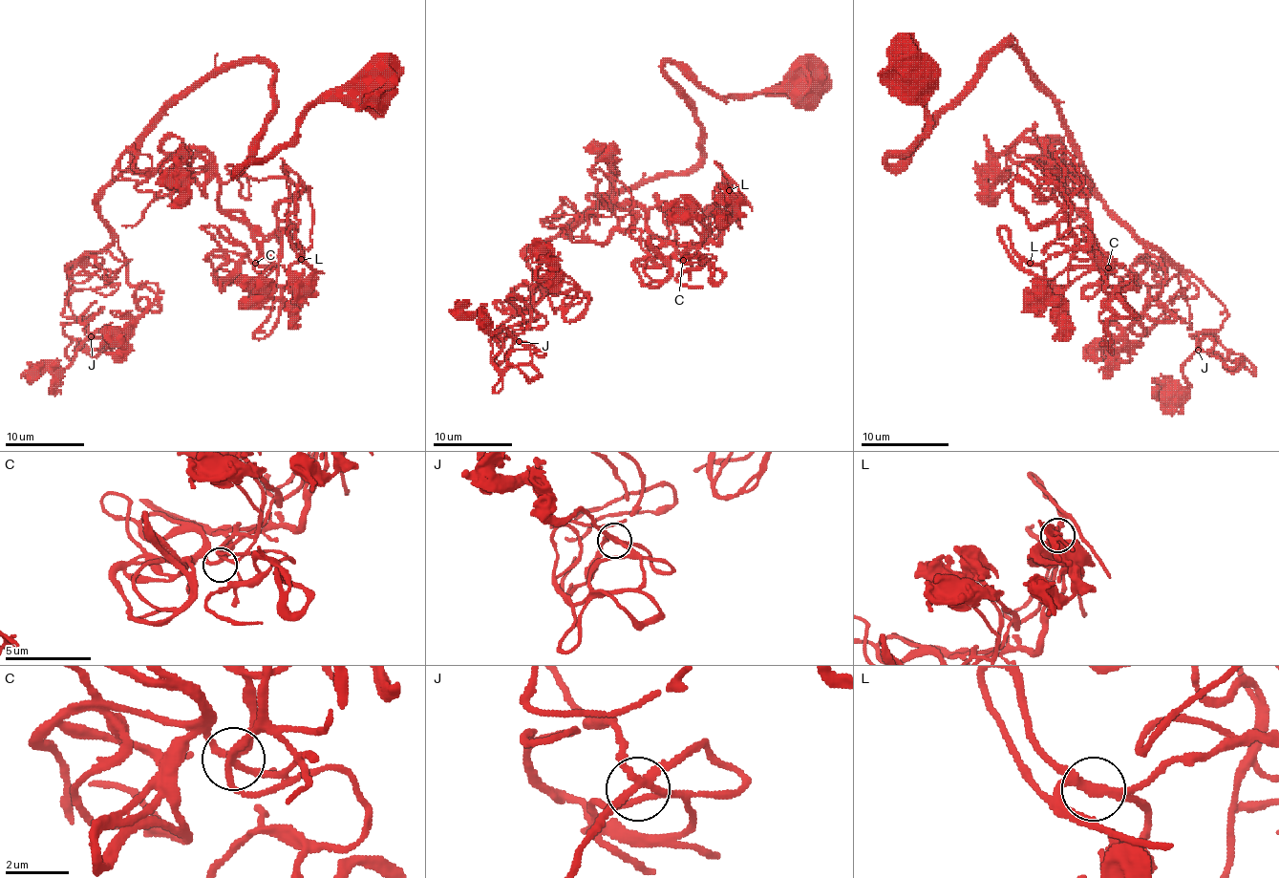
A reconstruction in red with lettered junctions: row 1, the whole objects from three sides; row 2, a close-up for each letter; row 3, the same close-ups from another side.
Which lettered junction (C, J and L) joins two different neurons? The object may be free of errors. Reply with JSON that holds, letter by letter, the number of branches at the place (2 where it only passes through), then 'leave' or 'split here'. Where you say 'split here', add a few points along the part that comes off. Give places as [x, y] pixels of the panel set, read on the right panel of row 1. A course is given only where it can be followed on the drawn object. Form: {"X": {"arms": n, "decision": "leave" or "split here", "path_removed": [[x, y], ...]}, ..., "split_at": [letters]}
{"C": {"arms": 4, "decision": "leave"}, "J": {"arms": 4, "decision": "leave"}, "L": {"arms": 4, "decision": "leave"}, "split_at": []}

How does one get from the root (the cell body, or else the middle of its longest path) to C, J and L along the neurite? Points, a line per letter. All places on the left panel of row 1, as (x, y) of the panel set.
C: (377, 87), (330, 89), (235, 170), (274, 71), (231, 61), (144, 139), (141, 172), (213, 170), (255, 263)
J: (377, 87), (330, 89), (235, 170), (274, 71), (193, 83), (104, 190), (112, 242), (67, 267), (91, 336)
L: (377, 87), (235, 170), (274, 71), (231, 61), (141, 142), (300, 259)

